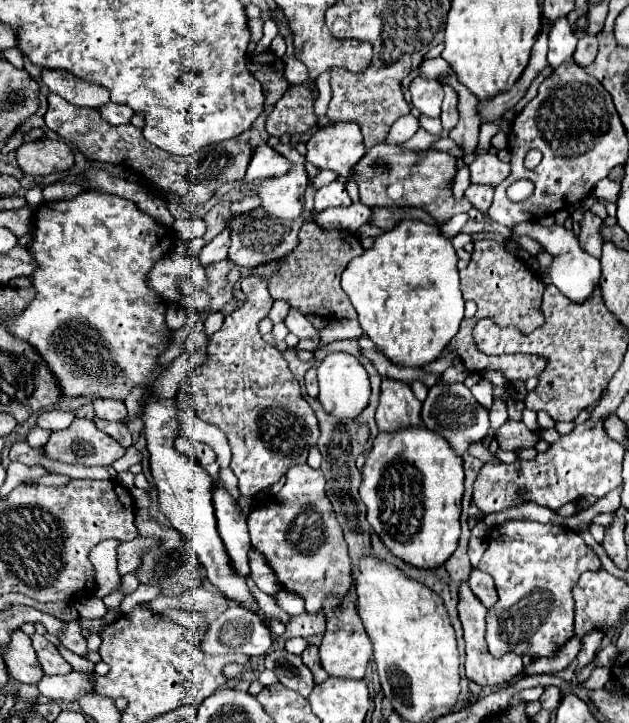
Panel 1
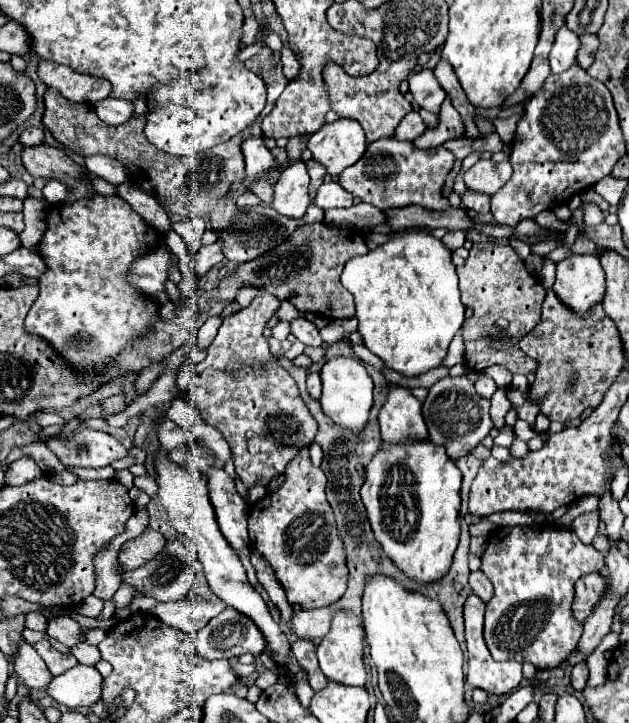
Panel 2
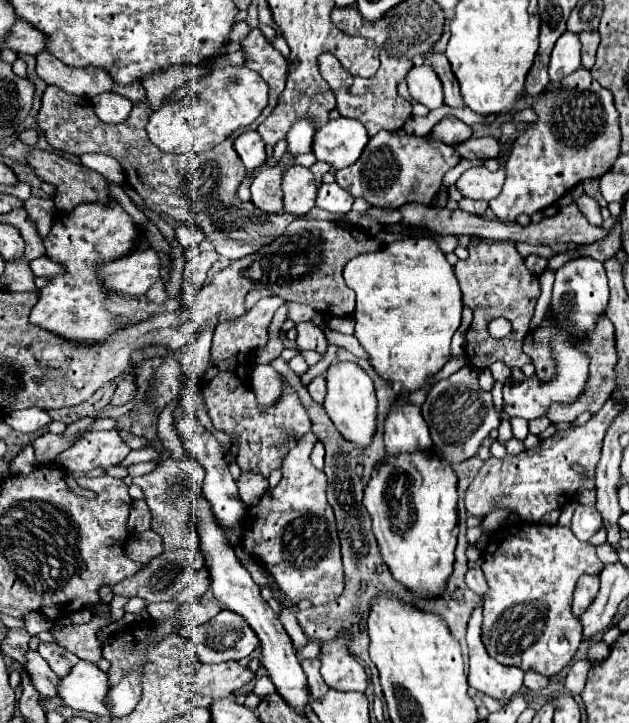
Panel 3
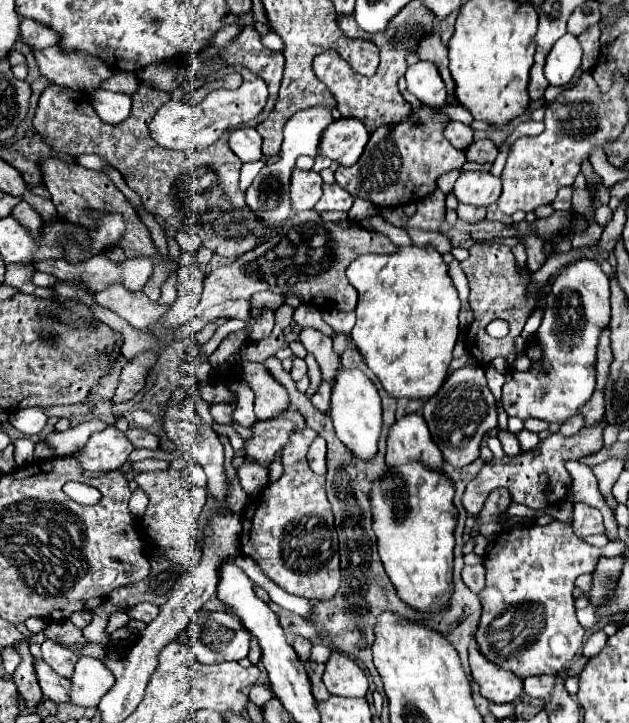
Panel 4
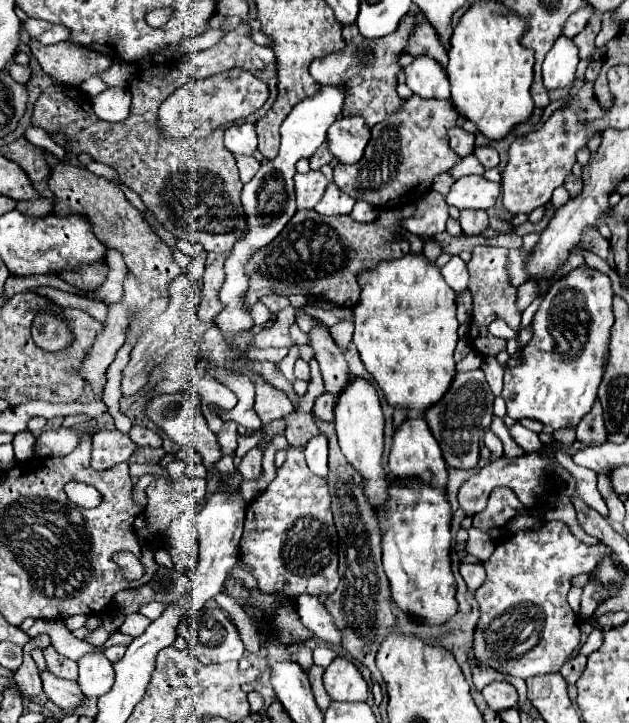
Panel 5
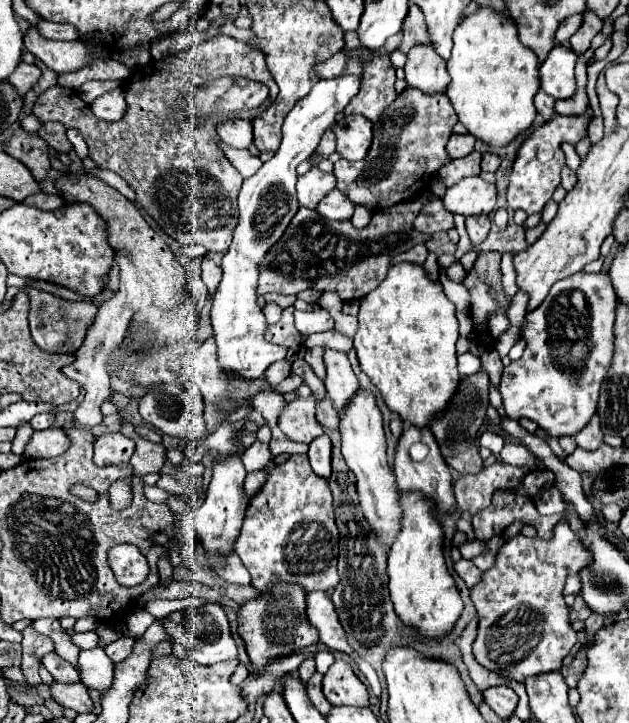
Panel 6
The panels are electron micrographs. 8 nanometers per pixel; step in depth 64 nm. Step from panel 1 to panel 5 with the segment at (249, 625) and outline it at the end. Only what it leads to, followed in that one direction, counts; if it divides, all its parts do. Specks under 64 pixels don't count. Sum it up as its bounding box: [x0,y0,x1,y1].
[178,608,244,664]

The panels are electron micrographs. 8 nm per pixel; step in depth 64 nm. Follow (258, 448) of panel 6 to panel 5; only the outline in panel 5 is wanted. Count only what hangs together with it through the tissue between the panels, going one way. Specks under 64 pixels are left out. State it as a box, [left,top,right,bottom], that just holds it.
[238,448,262,482]

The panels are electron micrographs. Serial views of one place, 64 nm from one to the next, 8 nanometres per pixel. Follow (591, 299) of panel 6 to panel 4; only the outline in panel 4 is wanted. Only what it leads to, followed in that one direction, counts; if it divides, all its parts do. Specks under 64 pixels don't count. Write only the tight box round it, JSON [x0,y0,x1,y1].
[502,260,610,424]

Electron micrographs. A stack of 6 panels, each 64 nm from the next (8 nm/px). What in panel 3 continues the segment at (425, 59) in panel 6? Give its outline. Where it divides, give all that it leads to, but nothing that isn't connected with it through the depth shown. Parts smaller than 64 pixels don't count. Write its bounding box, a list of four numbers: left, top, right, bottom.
[406,64,444,110]

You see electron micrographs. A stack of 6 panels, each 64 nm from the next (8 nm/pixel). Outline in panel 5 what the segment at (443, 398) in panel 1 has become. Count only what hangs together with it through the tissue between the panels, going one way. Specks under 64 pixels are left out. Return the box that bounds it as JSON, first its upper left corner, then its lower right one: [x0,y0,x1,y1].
[424,370,494,468]

